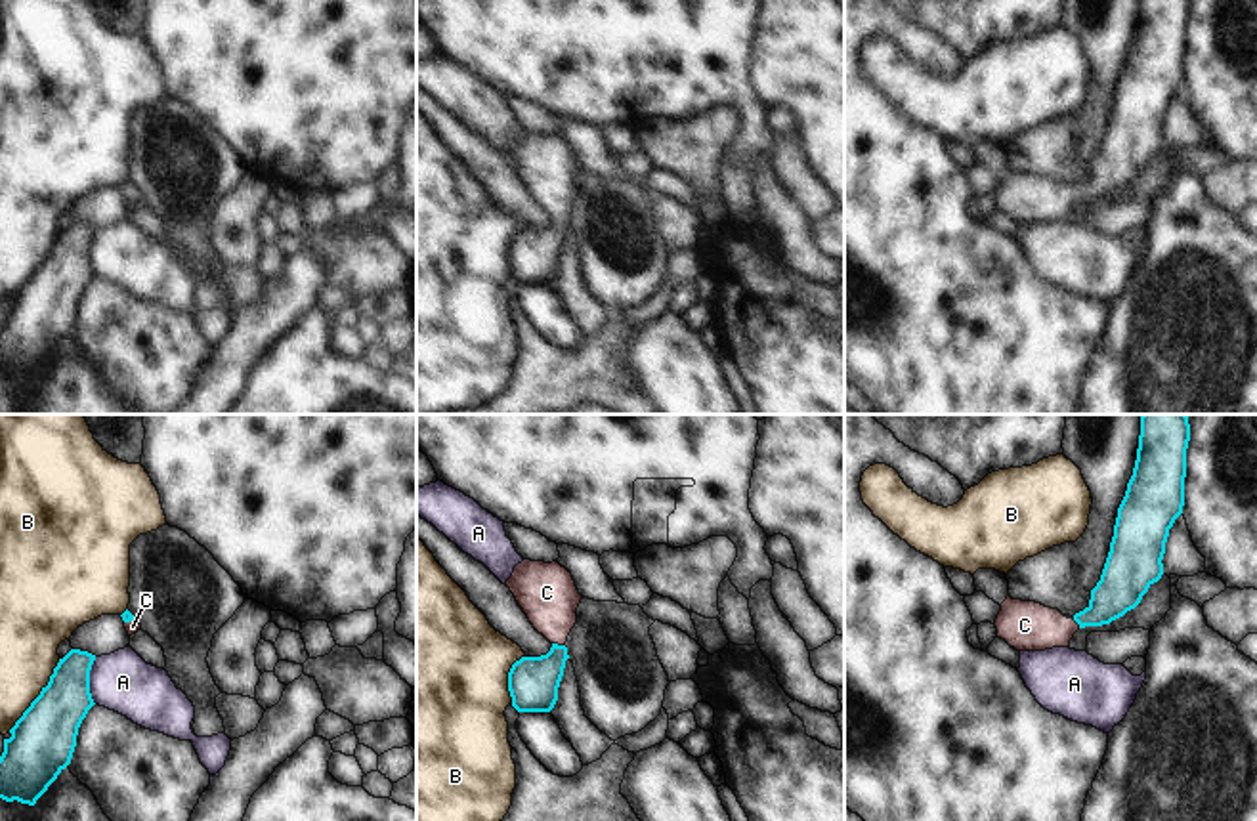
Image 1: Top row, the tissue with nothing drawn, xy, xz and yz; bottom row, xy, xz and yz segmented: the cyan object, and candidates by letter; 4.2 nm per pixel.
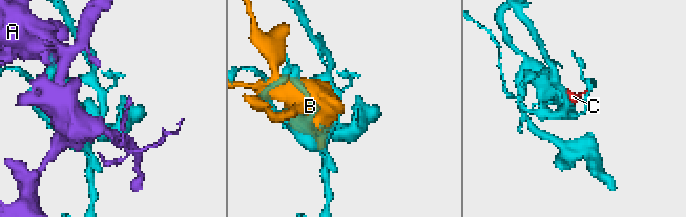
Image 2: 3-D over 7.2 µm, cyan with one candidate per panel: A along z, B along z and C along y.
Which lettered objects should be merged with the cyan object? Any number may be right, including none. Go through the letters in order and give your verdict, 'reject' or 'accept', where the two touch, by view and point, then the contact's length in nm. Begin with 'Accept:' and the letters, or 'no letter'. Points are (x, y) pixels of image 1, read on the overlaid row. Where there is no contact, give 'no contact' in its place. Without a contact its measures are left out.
Accept: C
A: reject; meets cyan in xy at (88, 680); contact 200 nm long
B: reject; meets cyan in xy at (39, 695); contact 380 nm long
C: accept; meets cyan in xz at (556, 644); contact 60 nm long

